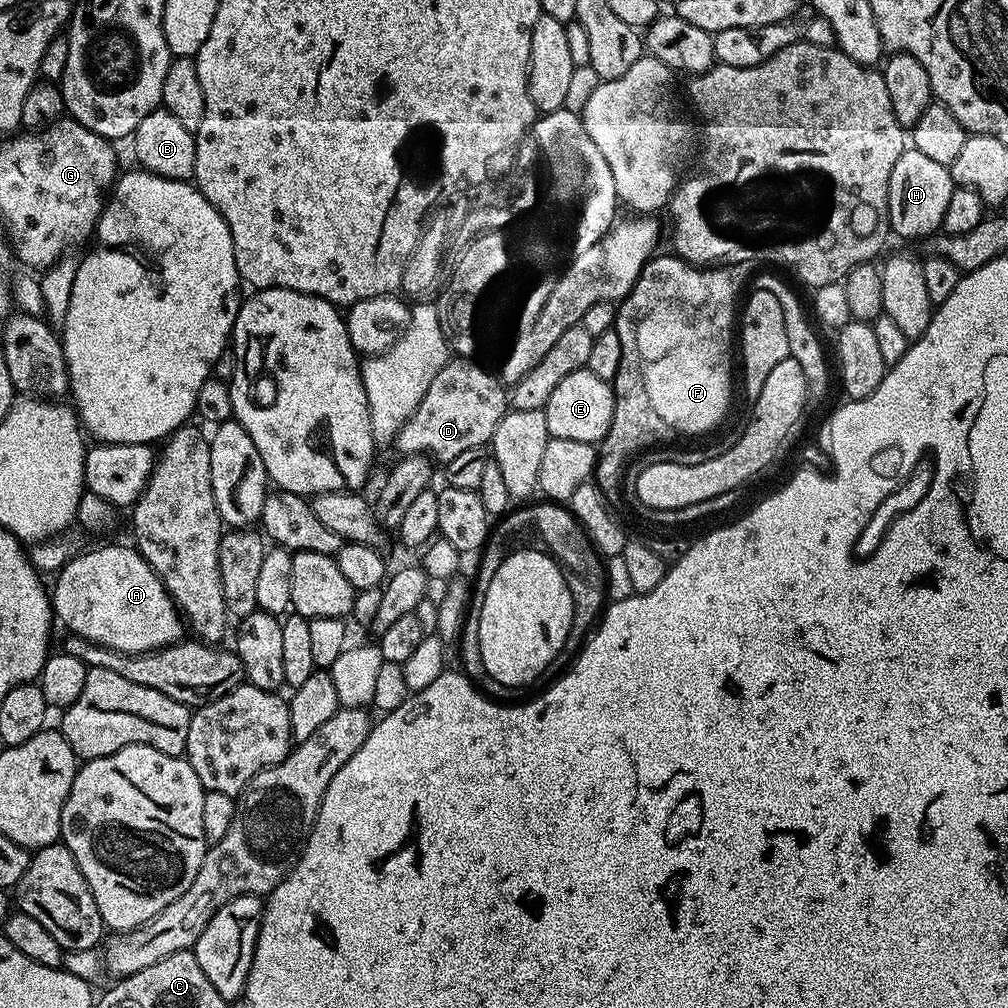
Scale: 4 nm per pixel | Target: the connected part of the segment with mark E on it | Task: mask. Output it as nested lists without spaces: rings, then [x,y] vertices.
[[[588,367],[574,370],[550,394],[550,402],[543,408],[546,426],[551,438],[571,438],[573,442],[590,442],[599,445],[610,430],[614,418],[615,394],[609,381],[590,374]]]

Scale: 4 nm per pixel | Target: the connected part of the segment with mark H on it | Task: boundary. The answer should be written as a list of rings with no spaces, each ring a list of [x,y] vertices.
[[[905,147],[904,153],[894,162],[888,191],[888,226],[900,236],[928,236],[941,231],[944,215],[950,206],[953,190],[949,165],[934,162],[917,148]]]

